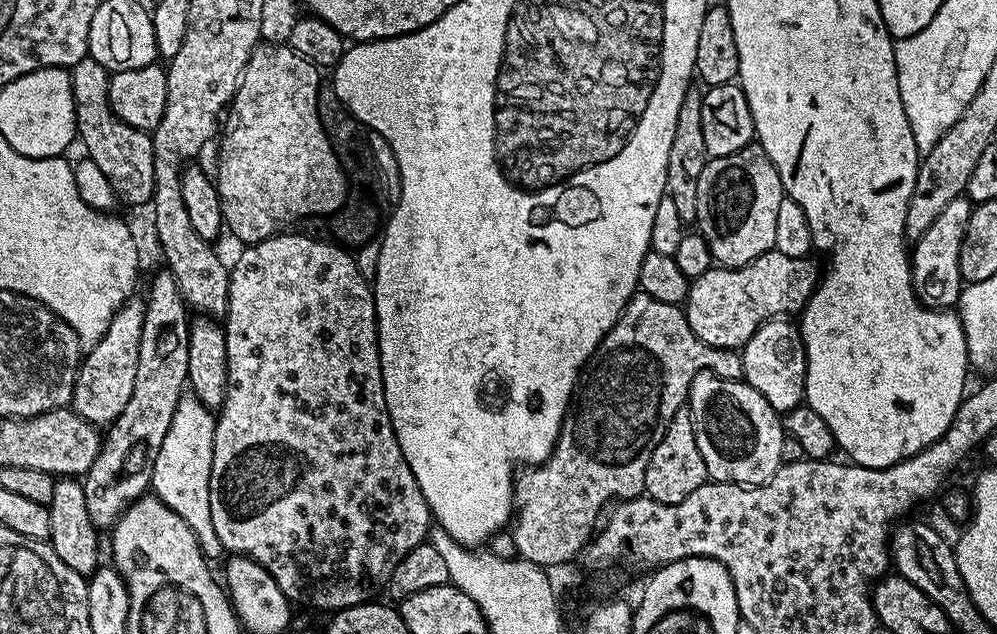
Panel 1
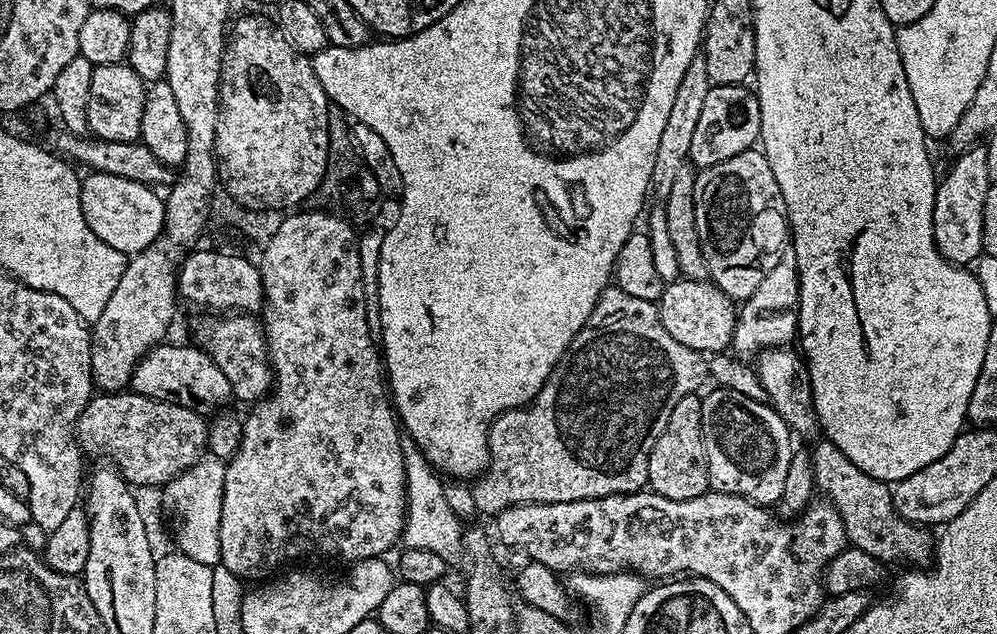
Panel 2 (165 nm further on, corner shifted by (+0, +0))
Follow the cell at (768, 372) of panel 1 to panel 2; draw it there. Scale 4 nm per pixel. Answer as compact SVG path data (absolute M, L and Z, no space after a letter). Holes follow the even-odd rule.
M792 247L784 248L779 262L762 278L761 285L748 300L741 303L737 311L731 349L740 358L754 358L767 348L789 345L799 329L799 276L796 255Z

